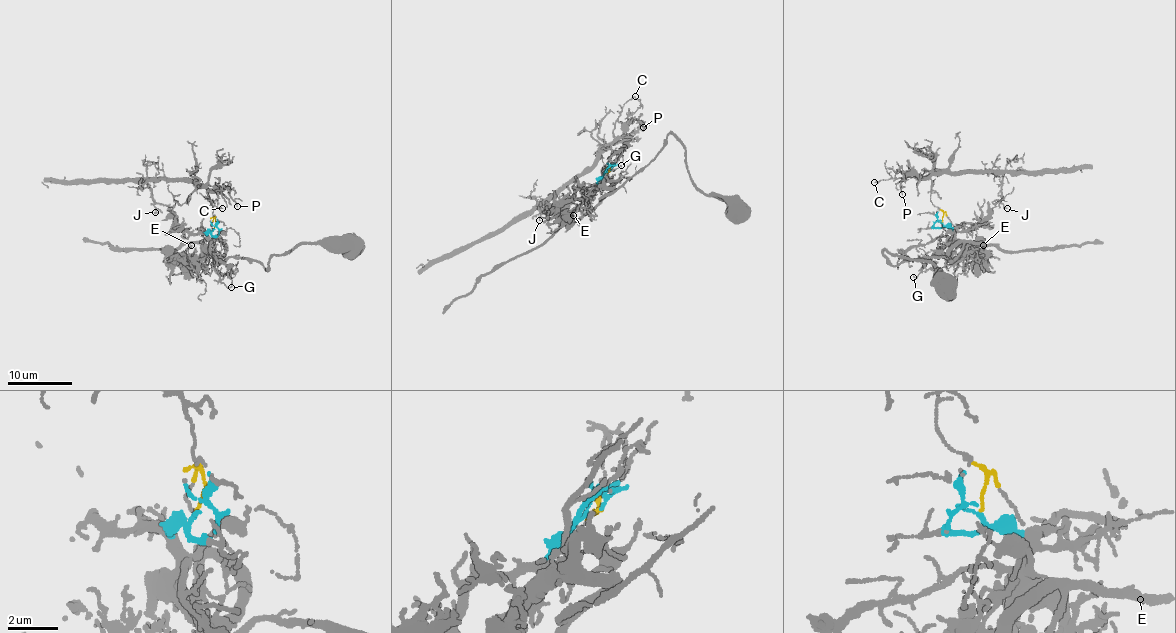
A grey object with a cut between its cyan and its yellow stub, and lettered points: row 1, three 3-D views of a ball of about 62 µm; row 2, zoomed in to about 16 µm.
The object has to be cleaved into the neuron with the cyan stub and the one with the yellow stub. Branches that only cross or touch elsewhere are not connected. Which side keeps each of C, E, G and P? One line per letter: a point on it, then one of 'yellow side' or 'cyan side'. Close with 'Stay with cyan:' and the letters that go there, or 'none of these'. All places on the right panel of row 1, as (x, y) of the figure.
C: at (874, 182); yellow side
E: at (983, 245); cyan side
G: at (913, 277); cyan side
P: at (902, 194); yellow side
Stay with cyan: E, G

